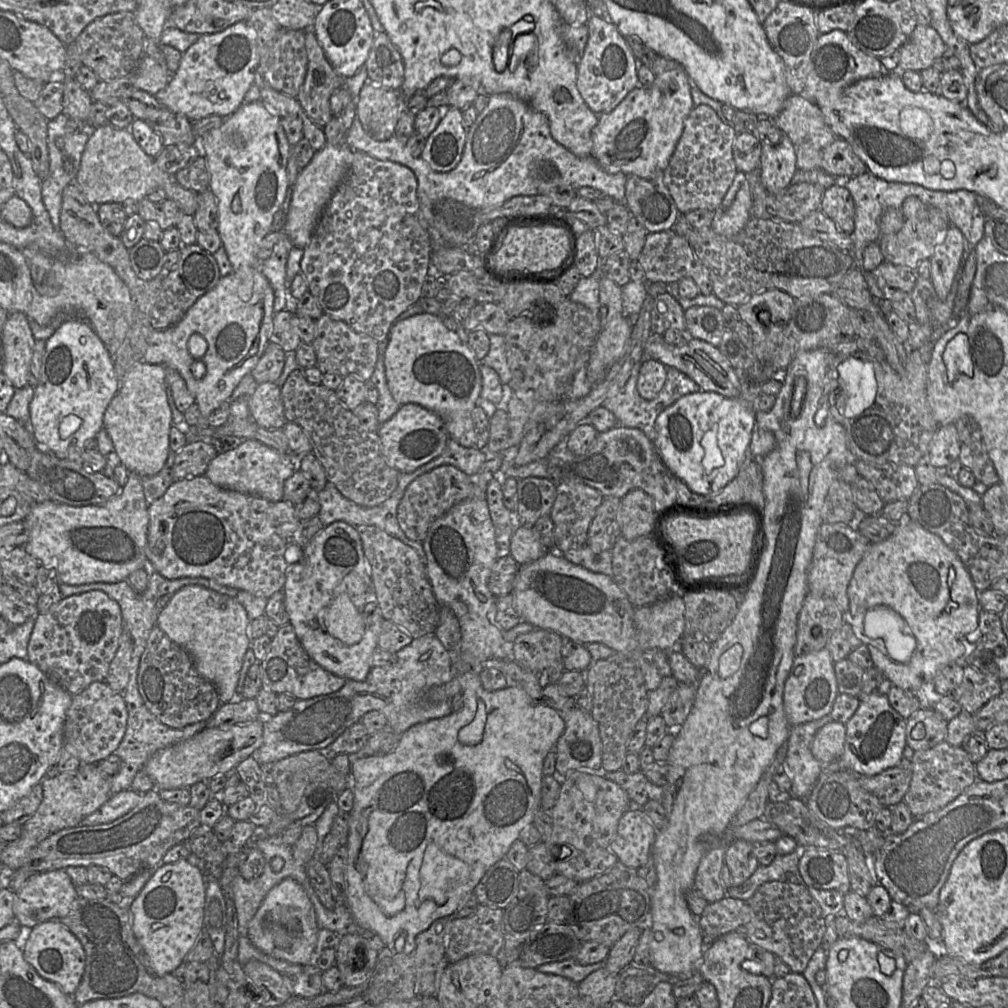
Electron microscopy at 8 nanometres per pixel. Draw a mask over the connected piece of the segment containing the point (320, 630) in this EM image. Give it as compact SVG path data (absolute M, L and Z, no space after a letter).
M335 521L323 527L303 548L301 558L287 568L283 593L289 624L293 626L298 640L309 656L334 675L347 680L365 680L372 668L371 656L378 647L384 618L377 603L369 564L355 527L343 521Z

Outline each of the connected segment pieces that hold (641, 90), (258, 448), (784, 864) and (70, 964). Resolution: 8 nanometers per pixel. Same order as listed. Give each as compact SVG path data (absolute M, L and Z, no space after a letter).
M682 66L657 75L652 85L648 87L638 85L615 109L598 116L598 123L591 133L593 145L590 156L594 157L608 173L621 172L626 175L651 178L657 171L667 167L682 135L684 121L694 107L690 78Z
M246 439L236 448L218 453L206 469L205 476L216 486L263 498L271 502L283 499L284 482L298 470L297 462L286 454L255 439Z
M798 847L785 855L777 854L773 861L766 866L759 865L754 873L742 885L725 889L725 896L747 901L756 890L764 883L781 881L791 883L803 883L798 870L804 848Z
M49 920L34 927L24 946L25 960L45 980L57 984L67 995L78 988L86 965L86 955L79 939L58 920Z

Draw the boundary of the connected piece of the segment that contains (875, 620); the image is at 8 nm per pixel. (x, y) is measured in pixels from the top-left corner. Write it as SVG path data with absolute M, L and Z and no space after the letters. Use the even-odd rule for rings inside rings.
M913 521L898 522L894 533L882 542L871 543L864 556L857 564L853 576L848 585L847 594L850 601L849 611L851 614L851 626L856 637L868 646L874 667L888 679L893 686L911 691L918 690L924 683L934 682L937 673L948 663L954 662L969 653L972 642L966 639L966 635L973 633L978 628L978 615L980 610L979 592L976 590L971 577L959 557L952 551L943 540L921 525ZM895 635L902 638L903 645L895 645Z

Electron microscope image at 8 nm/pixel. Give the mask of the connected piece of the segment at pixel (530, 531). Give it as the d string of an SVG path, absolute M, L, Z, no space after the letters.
M517 524L511 537L509 555L519 565L536 561L549 550L533 527Z

